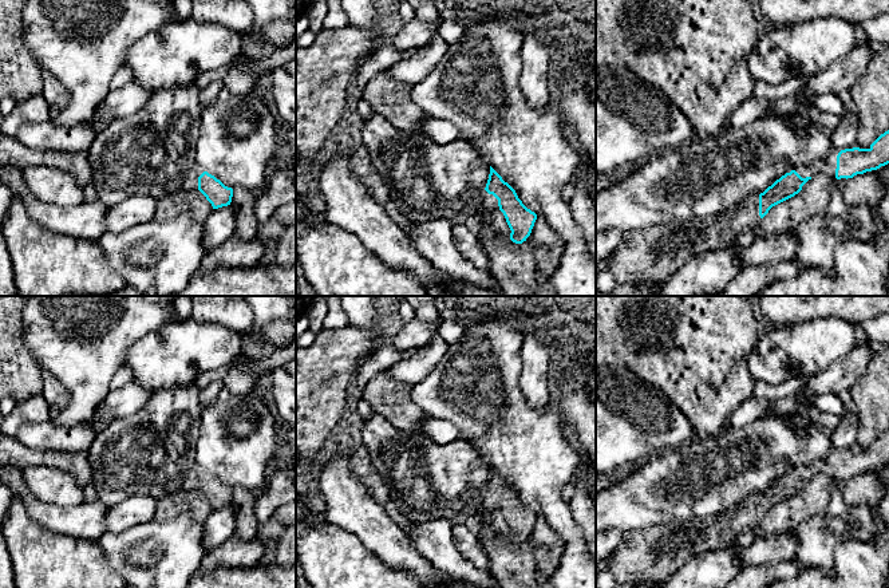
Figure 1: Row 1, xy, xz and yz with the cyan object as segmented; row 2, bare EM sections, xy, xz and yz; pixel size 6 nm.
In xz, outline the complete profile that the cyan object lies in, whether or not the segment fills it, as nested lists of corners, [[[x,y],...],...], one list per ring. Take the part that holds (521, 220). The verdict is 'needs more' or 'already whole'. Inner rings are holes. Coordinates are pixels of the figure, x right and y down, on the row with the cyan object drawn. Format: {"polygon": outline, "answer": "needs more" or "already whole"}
{"polygon": [[[491,166],[482,198],[482,213],[487,220],[493,210],[499,209],[511,230],[510,240],[515,244],[526,241],[532,233],[537,214],[522,204],[515,190]]], "answer": "needs more"}

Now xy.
{"polygon": [[[198,165],[186,174],[182,189],[186,192],[199,190],[212,204],[213,209],[230,205],[233,197],[232,188],[225,186]]], "answer": "needs more"}

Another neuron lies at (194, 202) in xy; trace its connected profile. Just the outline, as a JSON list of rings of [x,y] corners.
[[[181,188],[175,193],[158,198],[154,220],[166,221],[183,212],[189,212],[195,221],[204,224],[213,206],[199,190],[186,192]]]

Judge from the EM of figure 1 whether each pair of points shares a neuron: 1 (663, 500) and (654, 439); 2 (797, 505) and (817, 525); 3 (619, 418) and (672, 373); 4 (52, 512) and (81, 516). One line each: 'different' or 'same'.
1: different
2: different
3: different
4: same

